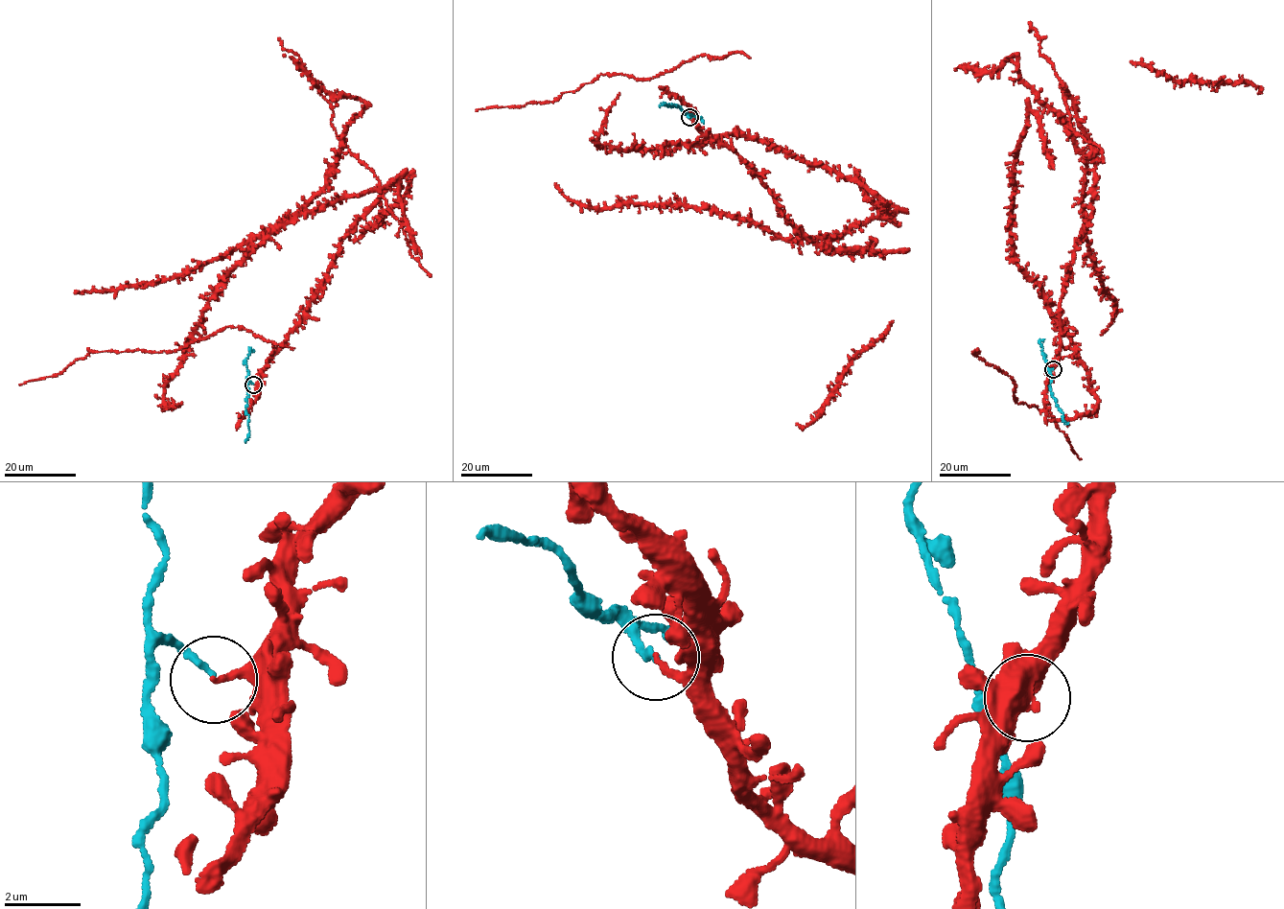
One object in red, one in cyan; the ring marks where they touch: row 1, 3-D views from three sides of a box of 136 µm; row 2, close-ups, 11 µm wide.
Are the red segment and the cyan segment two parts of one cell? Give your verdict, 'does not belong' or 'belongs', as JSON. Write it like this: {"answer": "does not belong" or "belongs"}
{"answer": "does not belong"}

